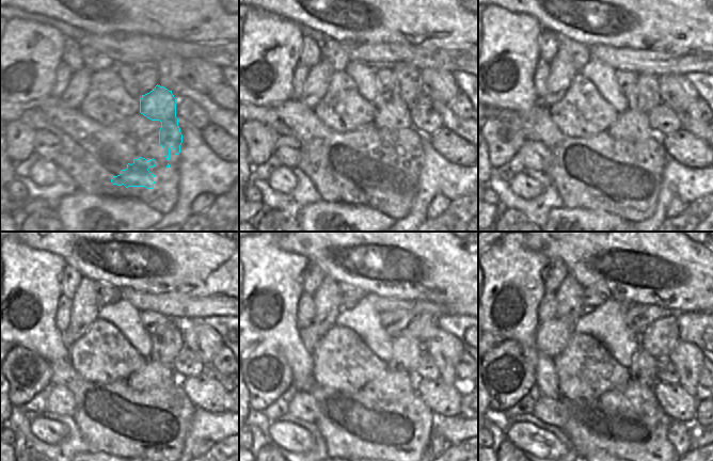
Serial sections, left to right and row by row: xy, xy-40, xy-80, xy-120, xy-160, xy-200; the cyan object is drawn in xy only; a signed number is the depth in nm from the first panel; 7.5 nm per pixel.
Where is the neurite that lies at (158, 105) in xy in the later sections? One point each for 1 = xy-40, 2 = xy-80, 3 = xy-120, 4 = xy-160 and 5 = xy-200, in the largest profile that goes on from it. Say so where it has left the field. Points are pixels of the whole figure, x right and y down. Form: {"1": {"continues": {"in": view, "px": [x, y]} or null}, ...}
{"1": {"continues": {"in": "xy-40", "px": [394, 114]}}, "2": {"continues": {"in": "xy-80", "px": [634, 126]}}, "3": {"continues": {"in": "xy-120", "px": [163, 380]}}, "4": {"continues": {"in": "xy-160", "px": [401, 382]}}, "5": {"continues": {"in": "xy-200", "px": [622, 418]}}}

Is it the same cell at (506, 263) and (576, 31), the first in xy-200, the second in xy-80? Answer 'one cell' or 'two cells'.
two cells

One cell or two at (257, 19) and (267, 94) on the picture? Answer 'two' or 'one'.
one

